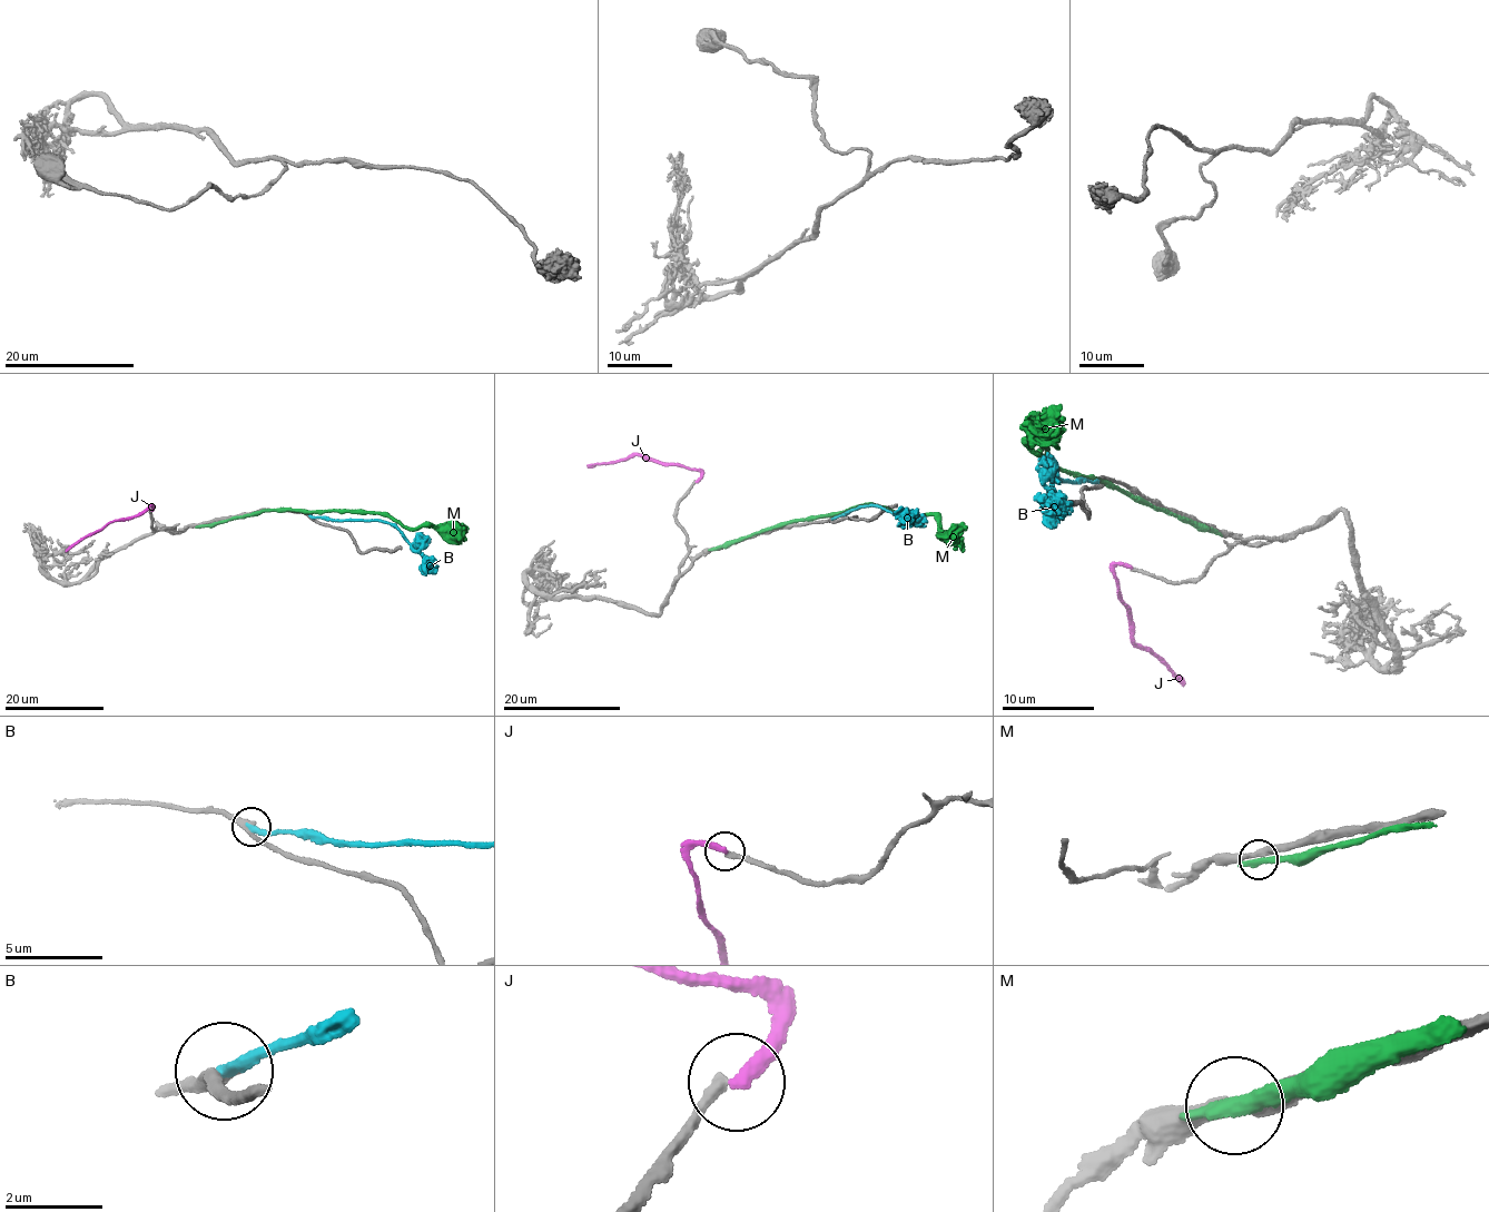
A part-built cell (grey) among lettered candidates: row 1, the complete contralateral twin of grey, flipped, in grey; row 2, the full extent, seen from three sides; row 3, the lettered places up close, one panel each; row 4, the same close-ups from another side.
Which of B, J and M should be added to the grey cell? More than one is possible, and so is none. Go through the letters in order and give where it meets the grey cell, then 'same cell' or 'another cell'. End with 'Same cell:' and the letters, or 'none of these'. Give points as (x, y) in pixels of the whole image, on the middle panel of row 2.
B: contact (832, 519); another cell
J: contact (697, 481); another cell
M: contact (715, 549); another cell
Same cell: none of these

